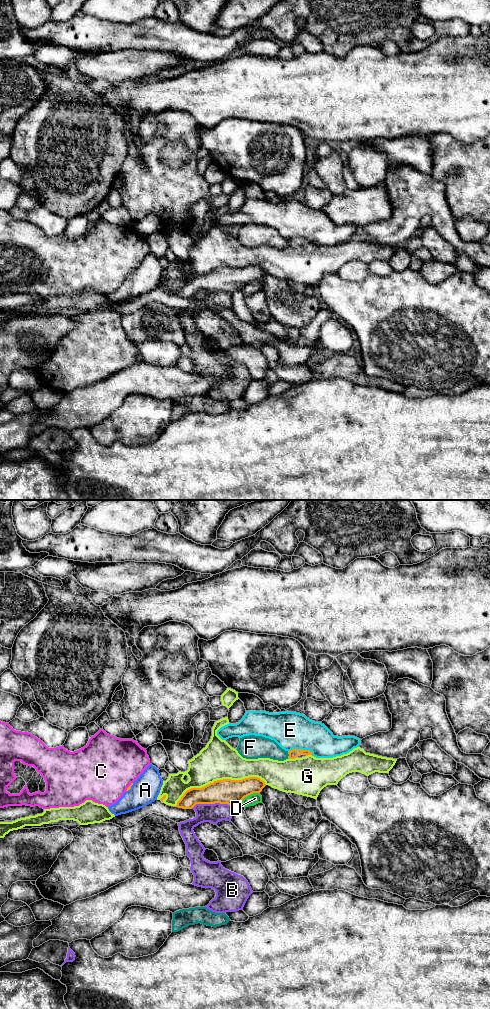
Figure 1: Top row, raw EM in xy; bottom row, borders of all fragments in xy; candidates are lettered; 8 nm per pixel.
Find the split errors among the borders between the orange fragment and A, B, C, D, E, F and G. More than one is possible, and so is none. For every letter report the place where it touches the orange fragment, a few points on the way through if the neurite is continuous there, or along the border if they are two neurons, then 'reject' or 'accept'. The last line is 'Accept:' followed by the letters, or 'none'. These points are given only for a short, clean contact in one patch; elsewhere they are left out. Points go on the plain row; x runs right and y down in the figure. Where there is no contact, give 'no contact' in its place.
A: xy (130, 276) | along xy (133, 271), (126, 279) | reject
B: xy (211, 291) | along xy (231, 293), (223, 291), (196, 291), (191, 296) | reject
C: xy (129, 274) | reject
D: xy (248, 283) | reject
E: xy (300, 237) | reject
F: xy (289, 243) | along xy (287, 239), (288, 246) | reject
G: xy (218, 268) | reject
Accept: none

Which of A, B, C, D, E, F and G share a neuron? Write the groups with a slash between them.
A / B / C / D / E / F / G

